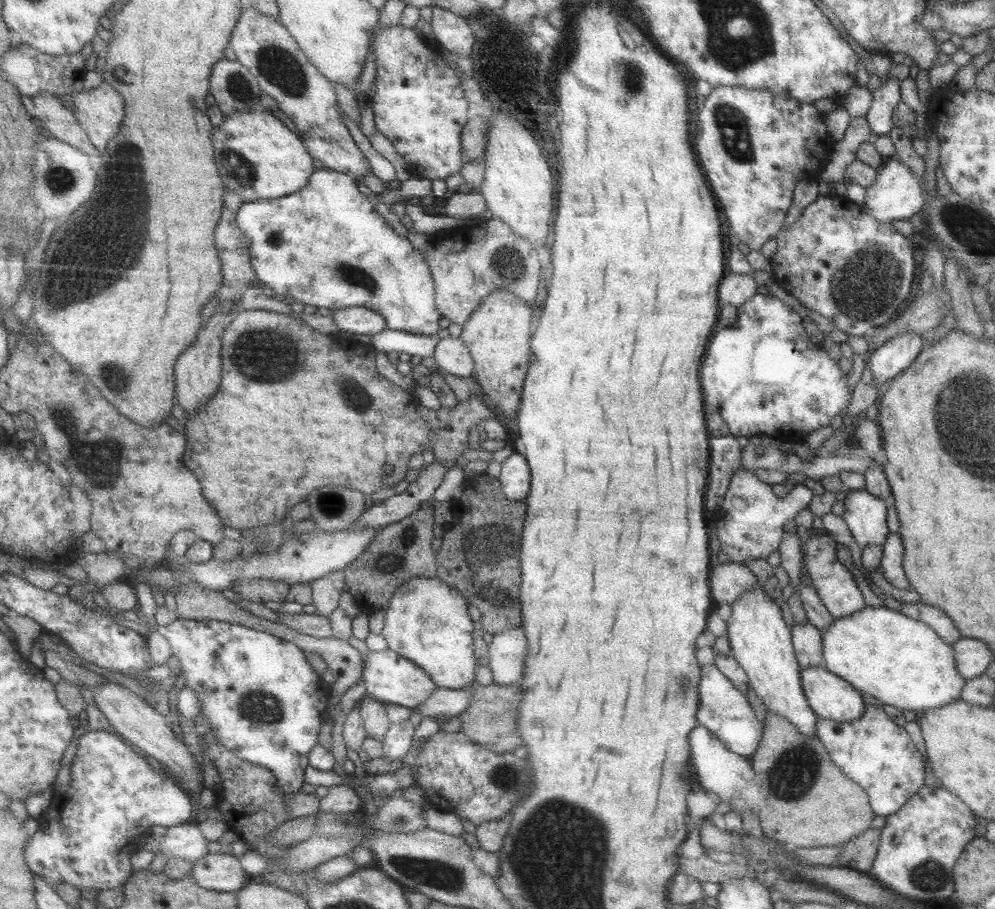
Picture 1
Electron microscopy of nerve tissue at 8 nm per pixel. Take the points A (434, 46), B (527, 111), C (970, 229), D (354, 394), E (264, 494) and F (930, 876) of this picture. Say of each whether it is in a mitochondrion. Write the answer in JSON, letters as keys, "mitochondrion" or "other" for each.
{"A":"other","B":"other","C":"mitochondrion","D":"mitochondrion","E":"other","F":"mitochondrion"}

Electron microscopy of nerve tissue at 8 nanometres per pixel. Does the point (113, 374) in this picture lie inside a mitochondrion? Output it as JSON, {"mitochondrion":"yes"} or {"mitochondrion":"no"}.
{"mitochondrion":"yes"}

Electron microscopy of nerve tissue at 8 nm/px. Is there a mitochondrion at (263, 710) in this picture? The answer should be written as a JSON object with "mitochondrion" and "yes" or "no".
{"mitochondrion":"yes"}

